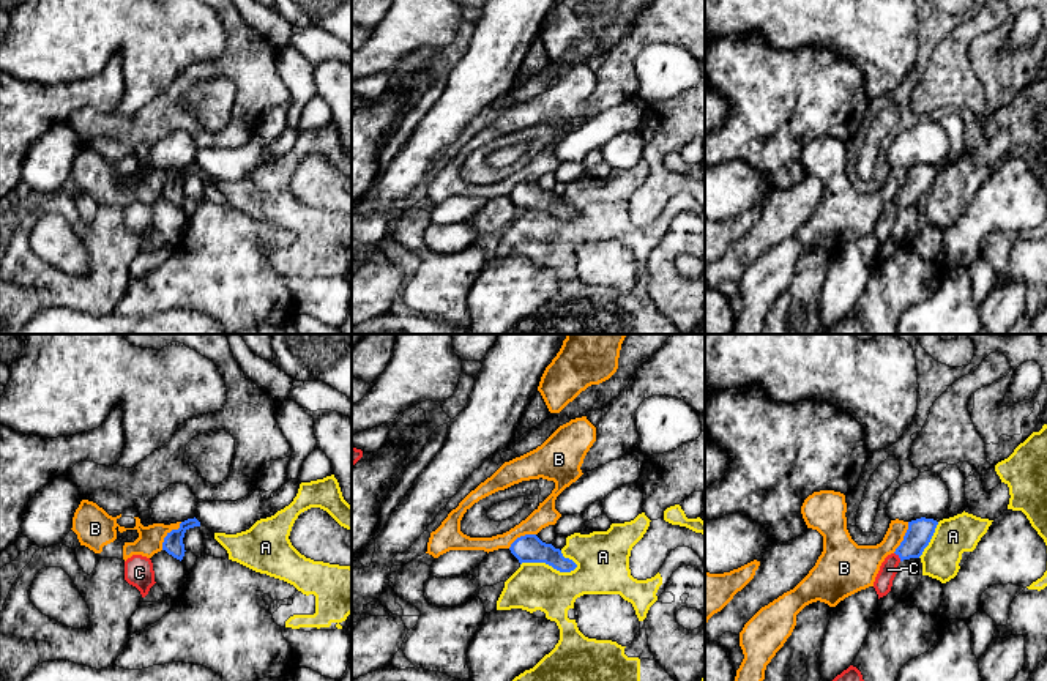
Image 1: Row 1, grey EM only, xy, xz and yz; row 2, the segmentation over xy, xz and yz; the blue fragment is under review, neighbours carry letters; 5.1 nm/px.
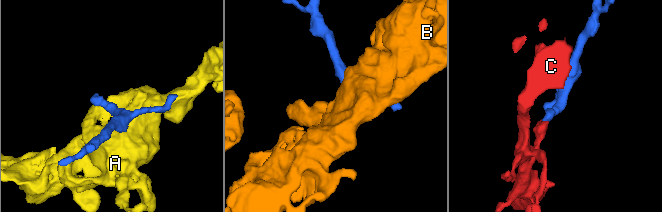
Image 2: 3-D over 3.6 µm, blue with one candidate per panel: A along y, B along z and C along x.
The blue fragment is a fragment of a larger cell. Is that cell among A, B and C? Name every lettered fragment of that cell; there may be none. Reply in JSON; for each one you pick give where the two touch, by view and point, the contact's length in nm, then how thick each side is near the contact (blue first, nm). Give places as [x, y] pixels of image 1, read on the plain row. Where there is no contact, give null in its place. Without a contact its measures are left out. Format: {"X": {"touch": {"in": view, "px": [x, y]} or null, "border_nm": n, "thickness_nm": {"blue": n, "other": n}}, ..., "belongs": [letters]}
{"C": {"touch": {"in": "yz", "px": [899, 204]}, "border_nm": 60, "thickness_nm": {"blue": 130, "other": 90}}, "belongs": ["C"]}

